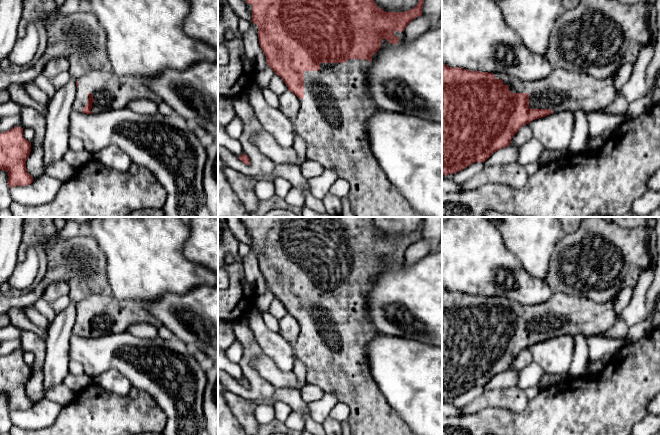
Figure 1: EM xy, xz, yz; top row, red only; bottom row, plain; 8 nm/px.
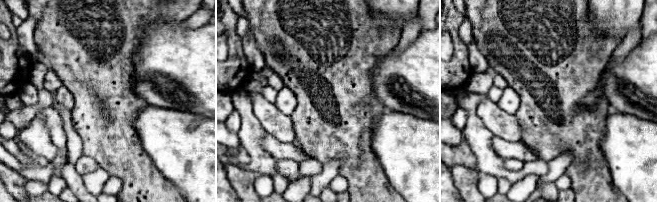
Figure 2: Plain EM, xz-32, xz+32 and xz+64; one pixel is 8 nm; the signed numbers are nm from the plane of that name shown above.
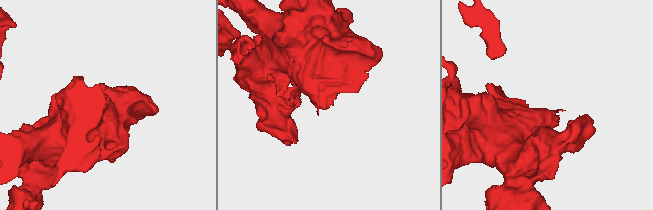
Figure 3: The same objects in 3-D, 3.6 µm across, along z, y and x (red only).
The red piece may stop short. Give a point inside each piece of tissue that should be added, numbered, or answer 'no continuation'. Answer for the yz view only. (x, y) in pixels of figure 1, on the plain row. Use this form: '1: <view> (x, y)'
1: yz (562, 314)

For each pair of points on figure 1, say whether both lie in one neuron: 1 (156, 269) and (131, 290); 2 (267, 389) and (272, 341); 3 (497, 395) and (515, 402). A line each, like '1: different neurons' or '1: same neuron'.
1: same neuron
2: different neurons
3: same neuron

